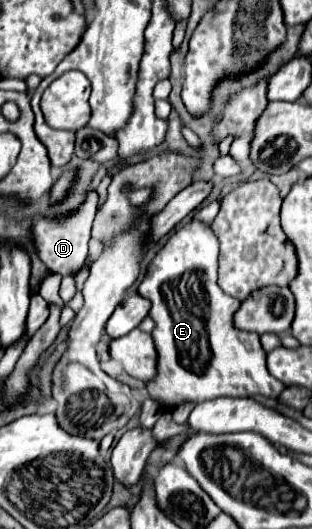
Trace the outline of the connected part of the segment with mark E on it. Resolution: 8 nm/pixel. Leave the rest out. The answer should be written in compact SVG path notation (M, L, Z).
M191 221L175 231L161 251L155 255L151 265L147 267L145 279L137 287L139 295L151 301L149 317L155 319L153 341L157 347L157 375L147 381L149 395L165 409L173 411L183 403L203 403L209 399L217 399L223 395L229 397L249 397L263 395L269 399L277 399L285 385L273 379L265 367L265 351L259 343L257 333L245 333L233 325L233 313L239 307L239 301L231 295L225 295L217 285L217 255L219 243L209 225Z

